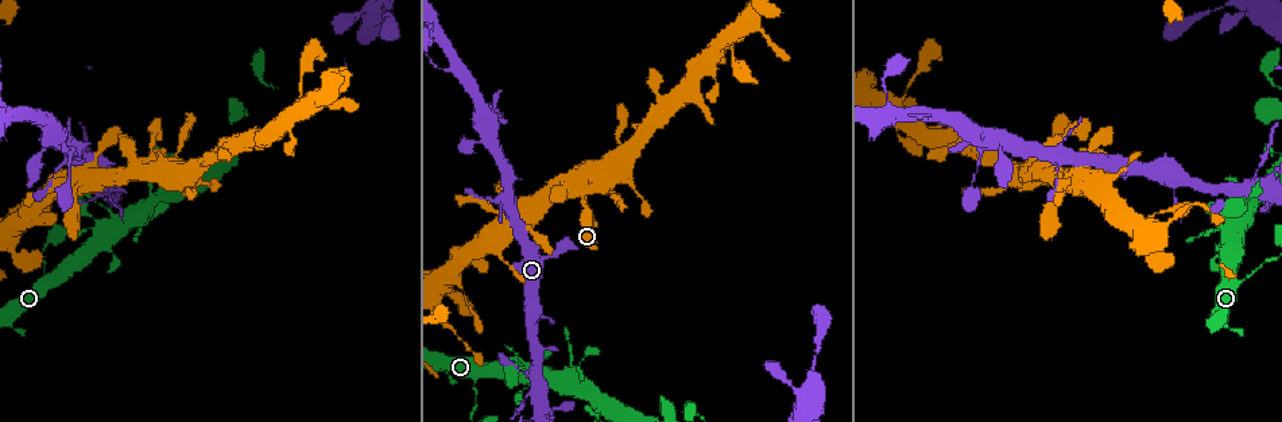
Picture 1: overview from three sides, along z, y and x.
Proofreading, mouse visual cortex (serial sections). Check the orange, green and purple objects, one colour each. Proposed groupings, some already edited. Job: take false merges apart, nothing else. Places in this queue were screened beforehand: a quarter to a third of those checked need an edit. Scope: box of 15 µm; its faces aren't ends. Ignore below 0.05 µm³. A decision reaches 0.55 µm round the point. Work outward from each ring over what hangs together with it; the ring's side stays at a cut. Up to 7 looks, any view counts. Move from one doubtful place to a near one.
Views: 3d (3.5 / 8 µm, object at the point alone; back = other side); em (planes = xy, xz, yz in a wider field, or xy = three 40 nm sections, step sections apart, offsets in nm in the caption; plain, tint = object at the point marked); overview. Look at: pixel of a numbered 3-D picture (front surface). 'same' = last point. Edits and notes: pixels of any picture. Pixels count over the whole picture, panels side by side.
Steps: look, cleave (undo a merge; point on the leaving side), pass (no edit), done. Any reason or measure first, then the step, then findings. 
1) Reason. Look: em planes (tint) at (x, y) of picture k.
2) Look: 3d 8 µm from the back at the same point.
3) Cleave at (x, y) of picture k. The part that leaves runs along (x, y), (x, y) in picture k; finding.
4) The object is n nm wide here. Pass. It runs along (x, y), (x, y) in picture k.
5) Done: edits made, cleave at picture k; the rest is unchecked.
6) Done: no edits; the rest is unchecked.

Thin neck. Look: 3d 3.5 µm at (43, 271) of picture 1.

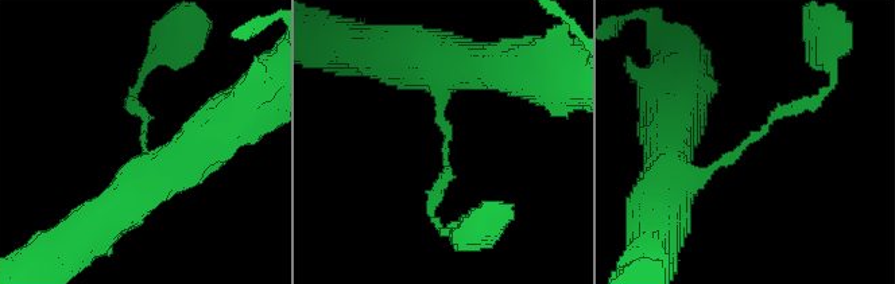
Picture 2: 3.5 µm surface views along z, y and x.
Look: em planes (tint) at (143, 141) of picture 2.

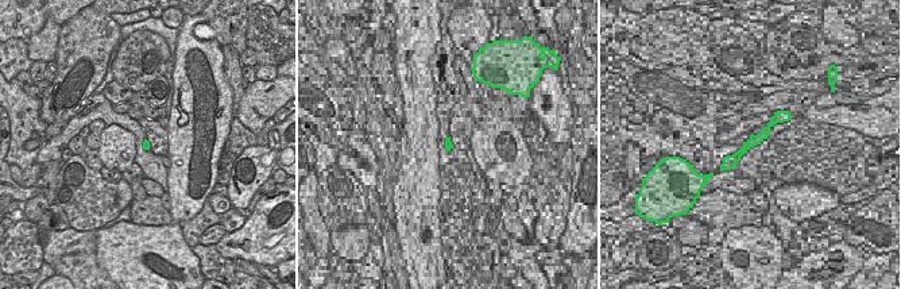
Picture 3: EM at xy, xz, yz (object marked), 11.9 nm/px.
The arms are 150, 150 nm wide. Pass. It runs along (669, 176), (713, 171), (775, 113), (817, 101) in picture 2; all the same cell.

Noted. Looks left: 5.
Sharp bend. Look: 3d 8 µm at (542, 404) of picture 1.

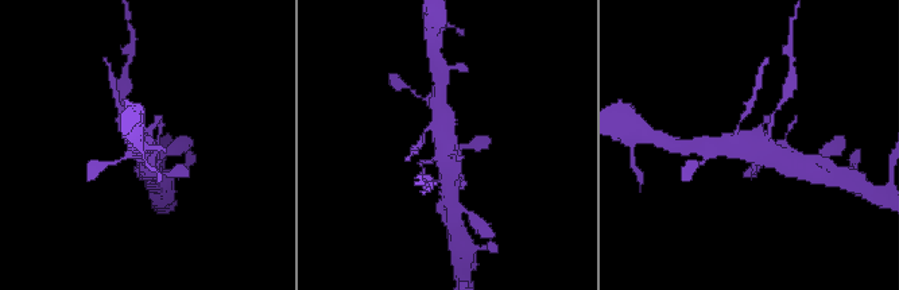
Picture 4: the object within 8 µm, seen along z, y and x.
Look: 3d 3.5 µm at (445, 145) of picture 4.

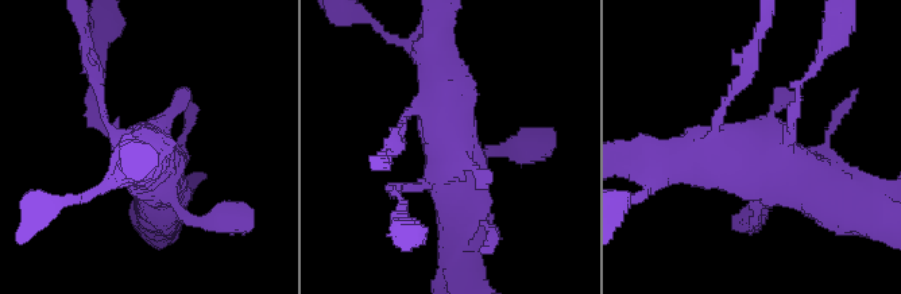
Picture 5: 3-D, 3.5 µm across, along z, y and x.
Now the EM. Look: em planes (tint) at (749, 151) of picture 5.

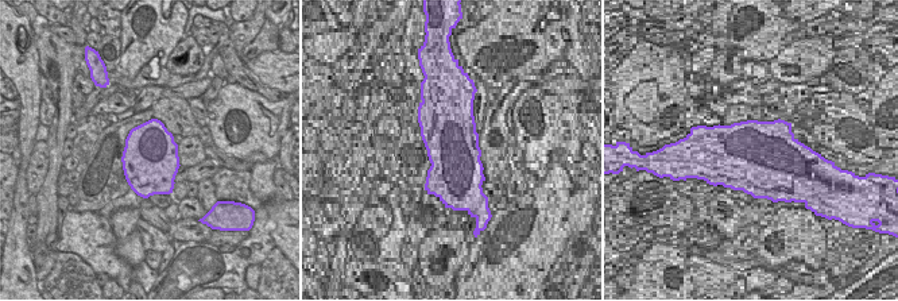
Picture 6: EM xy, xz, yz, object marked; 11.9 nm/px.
The object is 700 nm wide here. Cleave at (89, 103) of picture 5. The part that leaves runs along (788, 140), (805, 74) in picture 5; a second cell is stuck on.

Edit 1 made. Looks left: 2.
Done: edits made, cleave at picture 5; the rest is unchecked.

